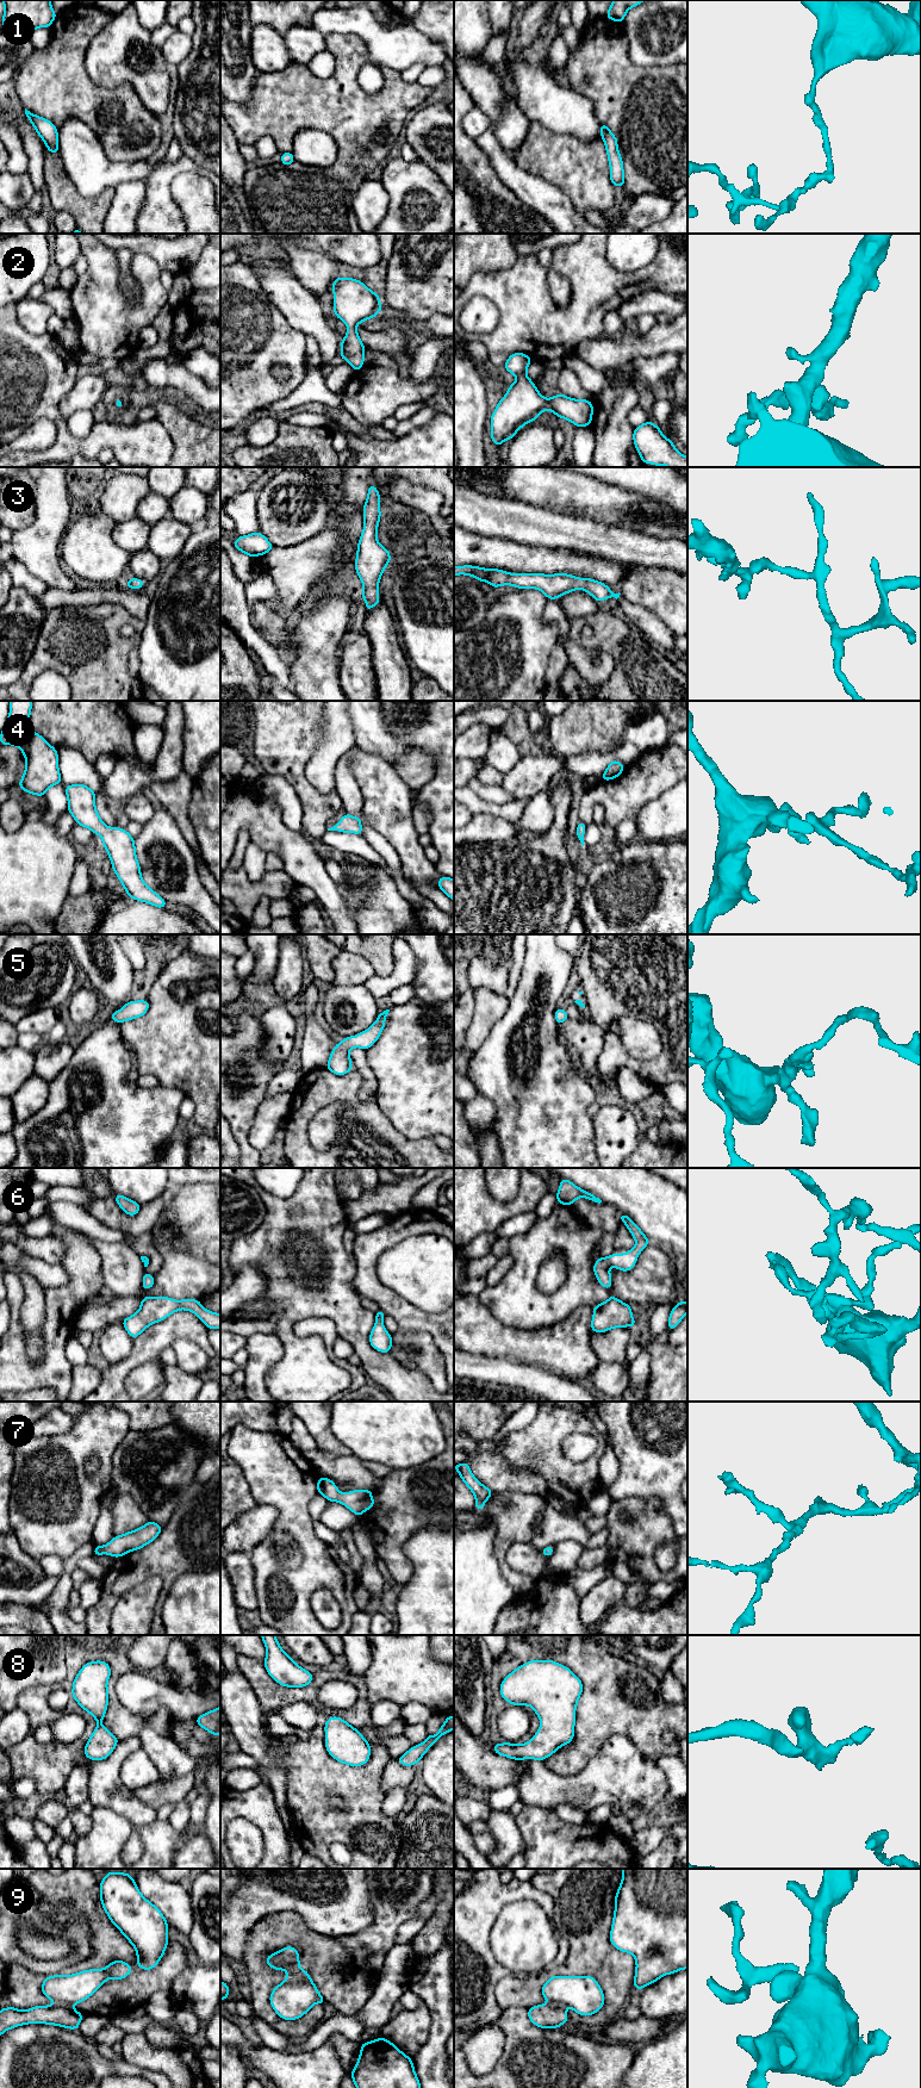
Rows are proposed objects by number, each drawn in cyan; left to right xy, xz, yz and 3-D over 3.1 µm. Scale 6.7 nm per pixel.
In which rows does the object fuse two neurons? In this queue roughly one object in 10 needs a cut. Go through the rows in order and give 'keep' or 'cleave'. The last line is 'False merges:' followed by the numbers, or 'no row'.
1: keep
2: keep
3: keep
4: keep
5: keep
6: keep
7: keep
8: keep
9: cleave
False merges: 9

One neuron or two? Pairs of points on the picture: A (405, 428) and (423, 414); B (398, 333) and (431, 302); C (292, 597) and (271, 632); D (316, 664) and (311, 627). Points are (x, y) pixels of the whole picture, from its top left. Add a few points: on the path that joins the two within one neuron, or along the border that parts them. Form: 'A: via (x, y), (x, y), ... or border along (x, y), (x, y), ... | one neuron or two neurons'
A: via (410, 424), (418, 418) | one neuron
B: border along (394, 316), (405, 319), (412, 327) | two neurons
C: border along (263, 602), (272, 610), (285, 616) | two neurons
D: via (316, 654), (315, 637) | one neuron

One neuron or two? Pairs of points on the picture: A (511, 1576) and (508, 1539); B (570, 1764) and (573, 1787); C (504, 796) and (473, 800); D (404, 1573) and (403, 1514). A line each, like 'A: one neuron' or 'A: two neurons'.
A: one neuron
B: two neurons
C: two neurons
D: one neuron

